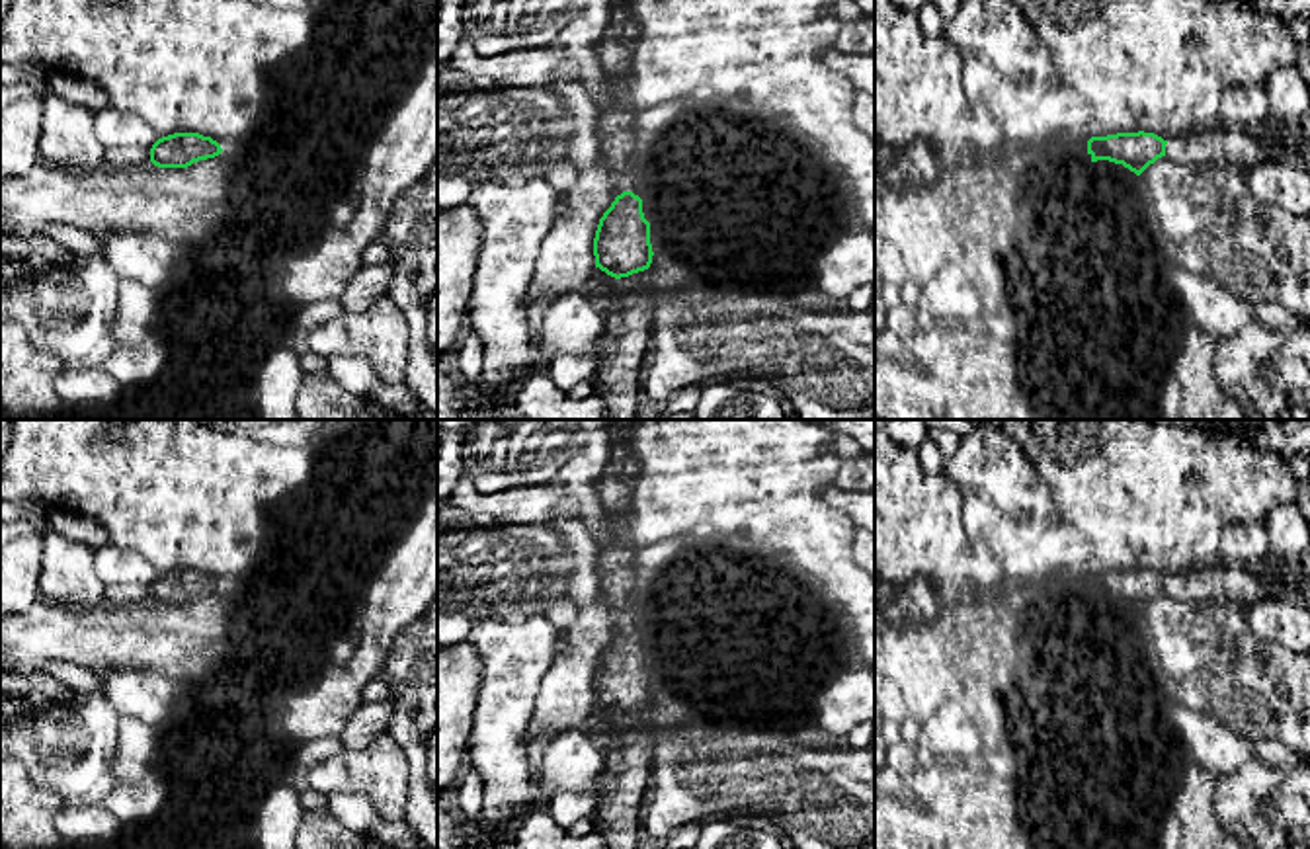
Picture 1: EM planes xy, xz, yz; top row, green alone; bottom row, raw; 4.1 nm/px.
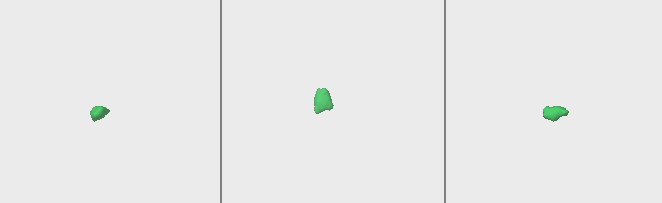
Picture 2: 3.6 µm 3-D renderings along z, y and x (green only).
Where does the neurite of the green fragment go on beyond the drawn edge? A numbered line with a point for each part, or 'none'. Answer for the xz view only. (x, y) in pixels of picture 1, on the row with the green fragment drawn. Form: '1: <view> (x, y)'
1: xz (629, 311)

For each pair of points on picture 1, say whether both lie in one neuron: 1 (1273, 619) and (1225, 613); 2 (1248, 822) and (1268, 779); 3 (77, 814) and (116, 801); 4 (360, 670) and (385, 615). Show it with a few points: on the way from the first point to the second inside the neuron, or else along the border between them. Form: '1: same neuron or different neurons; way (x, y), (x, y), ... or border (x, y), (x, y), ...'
1: different neurons; border (1246, 607), (1244, 629)
2: same neuron; way (1248, 812), (1248, 799), (1258, 789)
3: different neurons; border (100, 803), (122, 824)
4: same neuron; way (369, 656), (377, 629)

